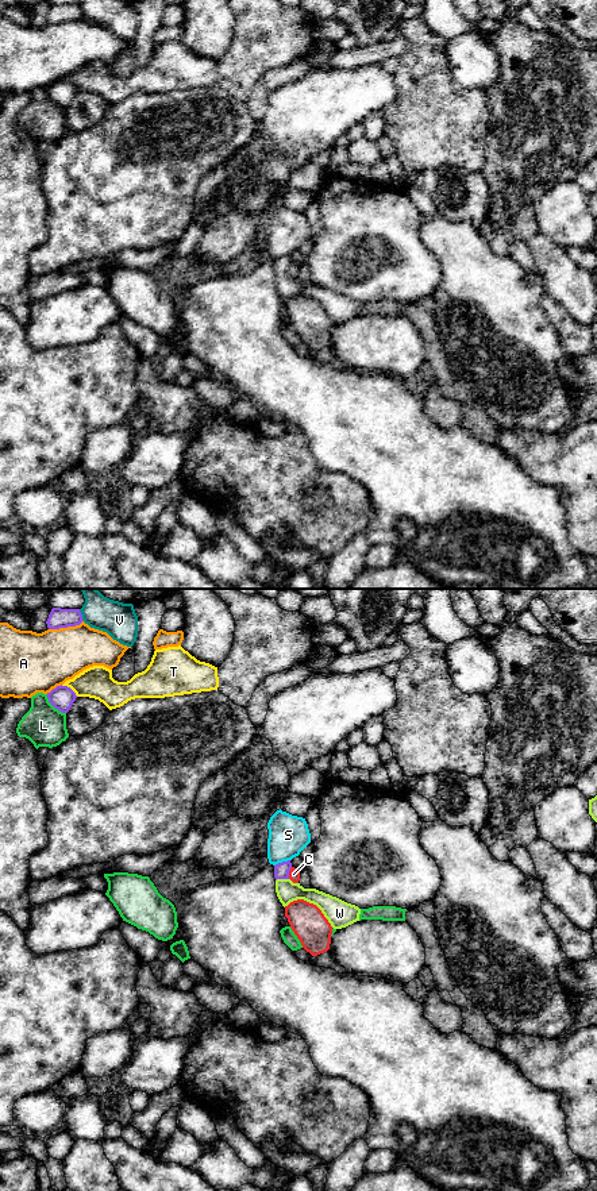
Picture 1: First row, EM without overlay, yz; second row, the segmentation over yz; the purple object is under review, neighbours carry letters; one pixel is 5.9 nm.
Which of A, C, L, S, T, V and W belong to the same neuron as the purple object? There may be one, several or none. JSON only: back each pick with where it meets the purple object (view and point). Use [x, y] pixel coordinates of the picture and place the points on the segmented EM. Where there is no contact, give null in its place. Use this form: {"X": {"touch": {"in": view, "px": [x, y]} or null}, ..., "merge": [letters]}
{"W": {"touch": {"in": "yz", "px": [281, 878]}}, "merge": ["W"]}

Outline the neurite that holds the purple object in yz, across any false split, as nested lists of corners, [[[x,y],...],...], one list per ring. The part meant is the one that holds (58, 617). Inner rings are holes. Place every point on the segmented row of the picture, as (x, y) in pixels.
[[[53,608],[46,624],[49,629],[59,629],[80,625],[82,621],[80,609]]]

